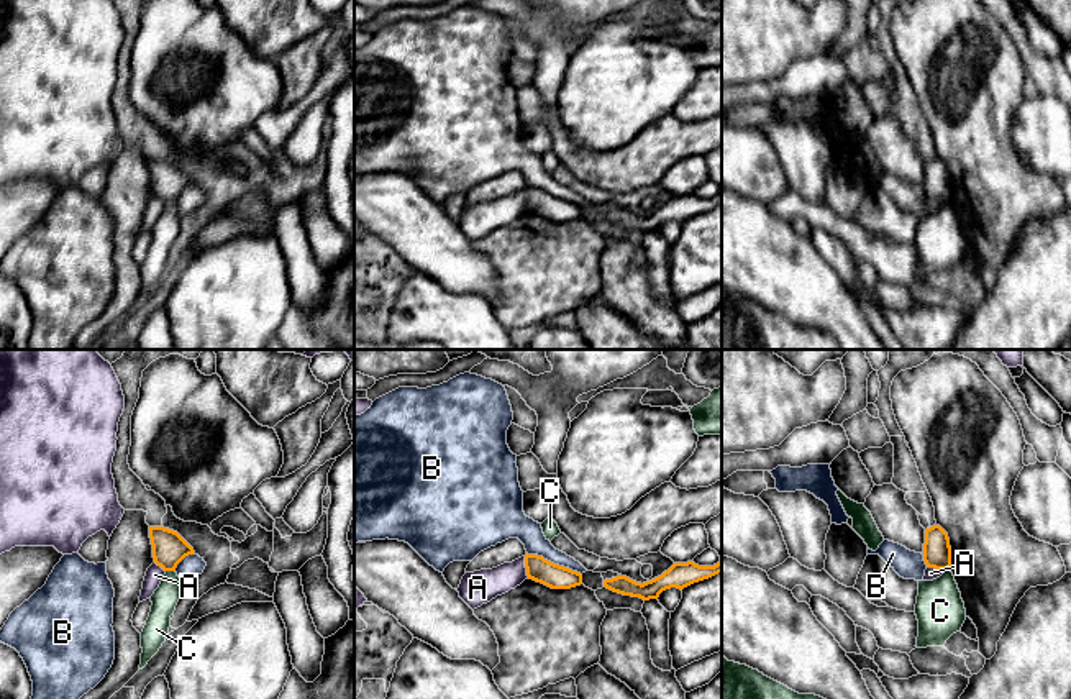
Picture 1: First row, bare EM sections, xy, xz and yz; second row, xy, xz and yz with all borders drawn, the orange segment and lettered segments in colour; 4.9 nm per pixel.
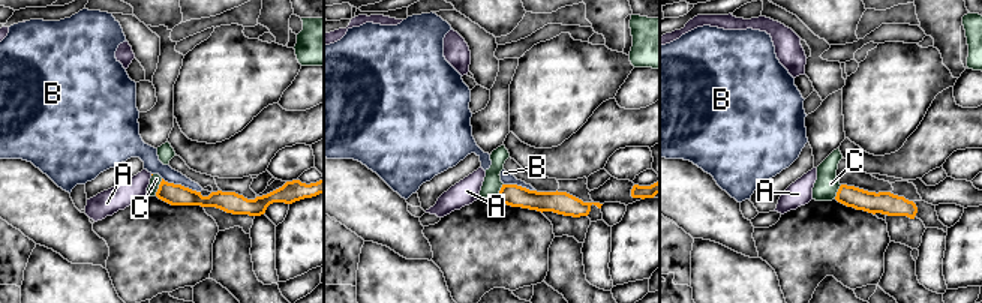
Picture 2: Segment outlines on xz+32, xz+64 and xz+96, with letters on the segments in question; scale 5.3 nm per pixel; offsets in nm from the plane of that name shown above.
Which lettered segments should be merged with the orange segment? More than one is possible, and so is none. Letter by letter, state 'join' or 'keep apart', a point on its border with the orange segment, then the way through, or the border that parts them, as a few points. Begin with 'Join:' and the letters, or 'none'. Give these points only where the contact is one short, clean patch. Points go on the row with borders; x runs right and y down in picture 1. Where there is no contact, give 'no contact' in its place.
Join: none
A: keep apart; contact yz (938, 568)
B: keep apart; contact xz (553, 563)
C: keep apart; contact xy (171, 570); border xy (166, 570), (174, 571)

